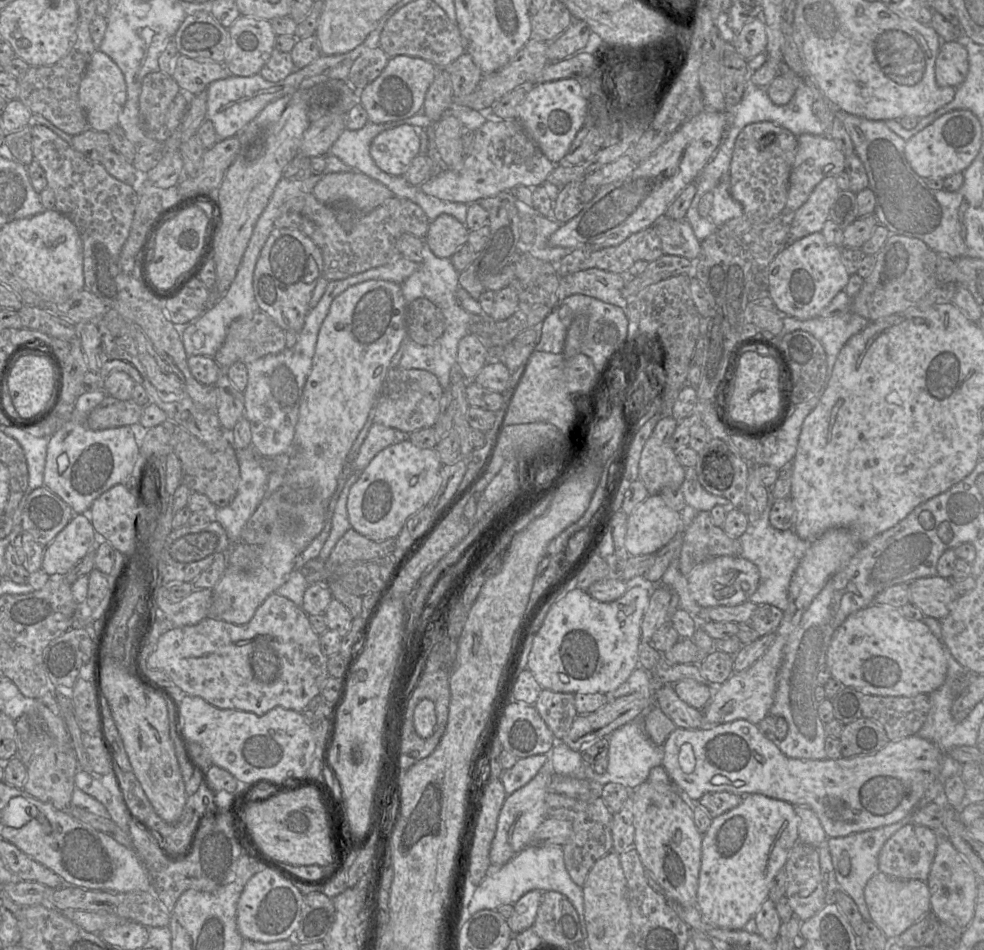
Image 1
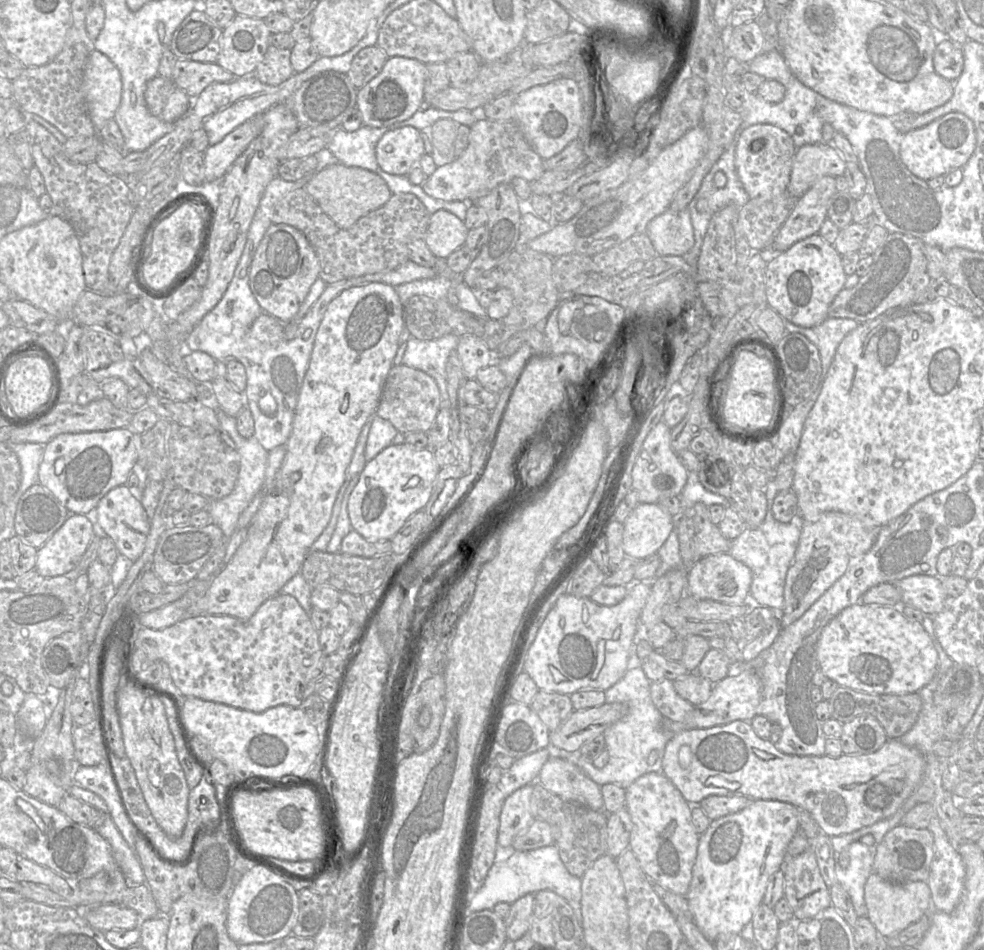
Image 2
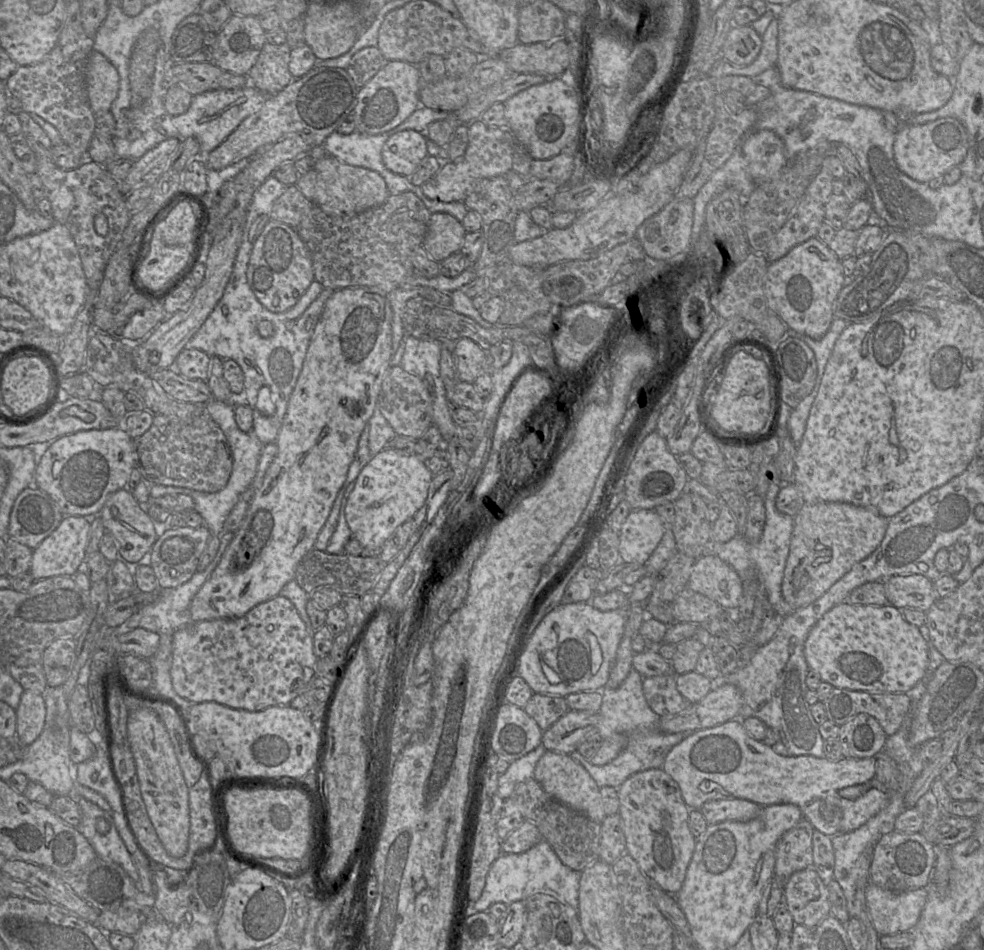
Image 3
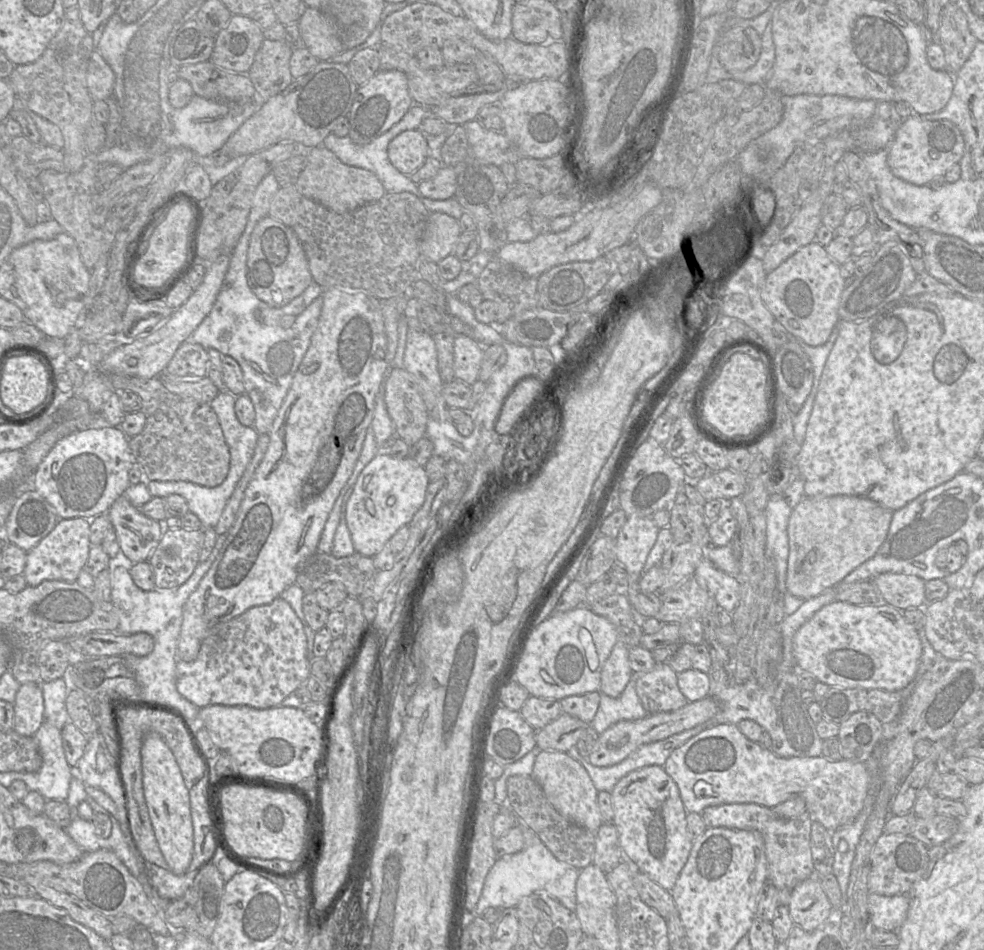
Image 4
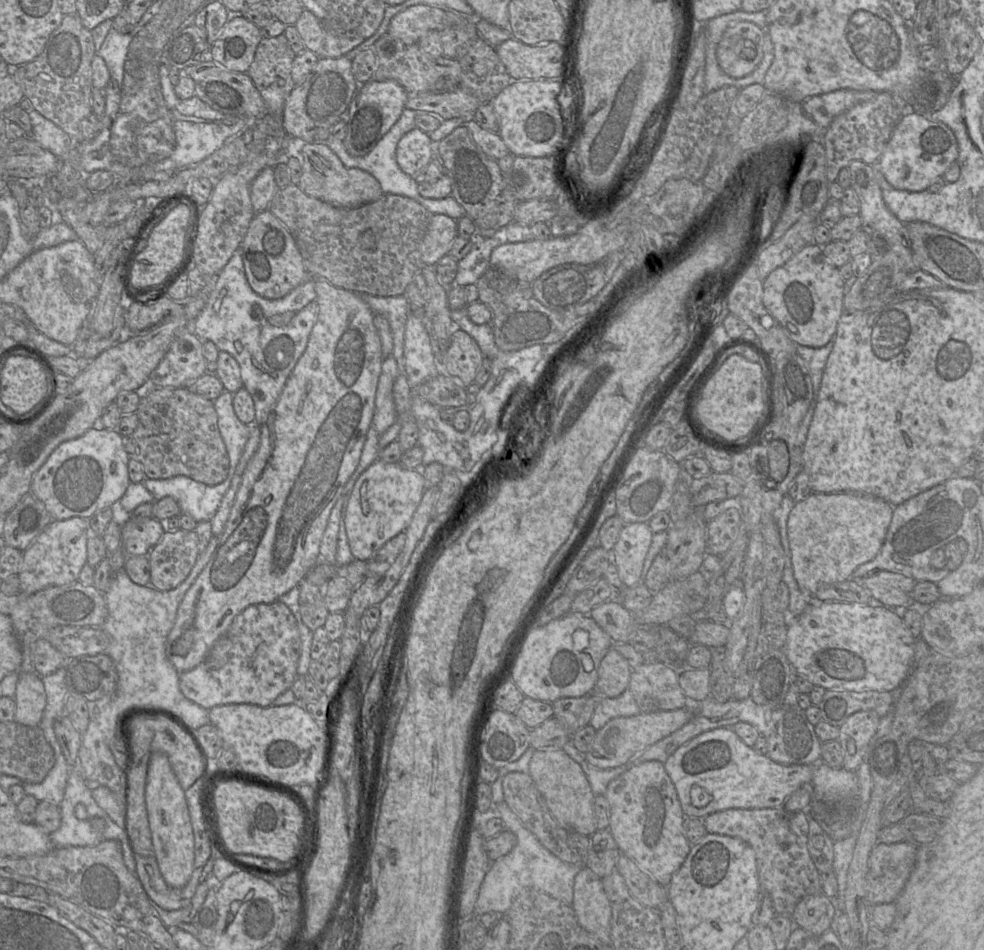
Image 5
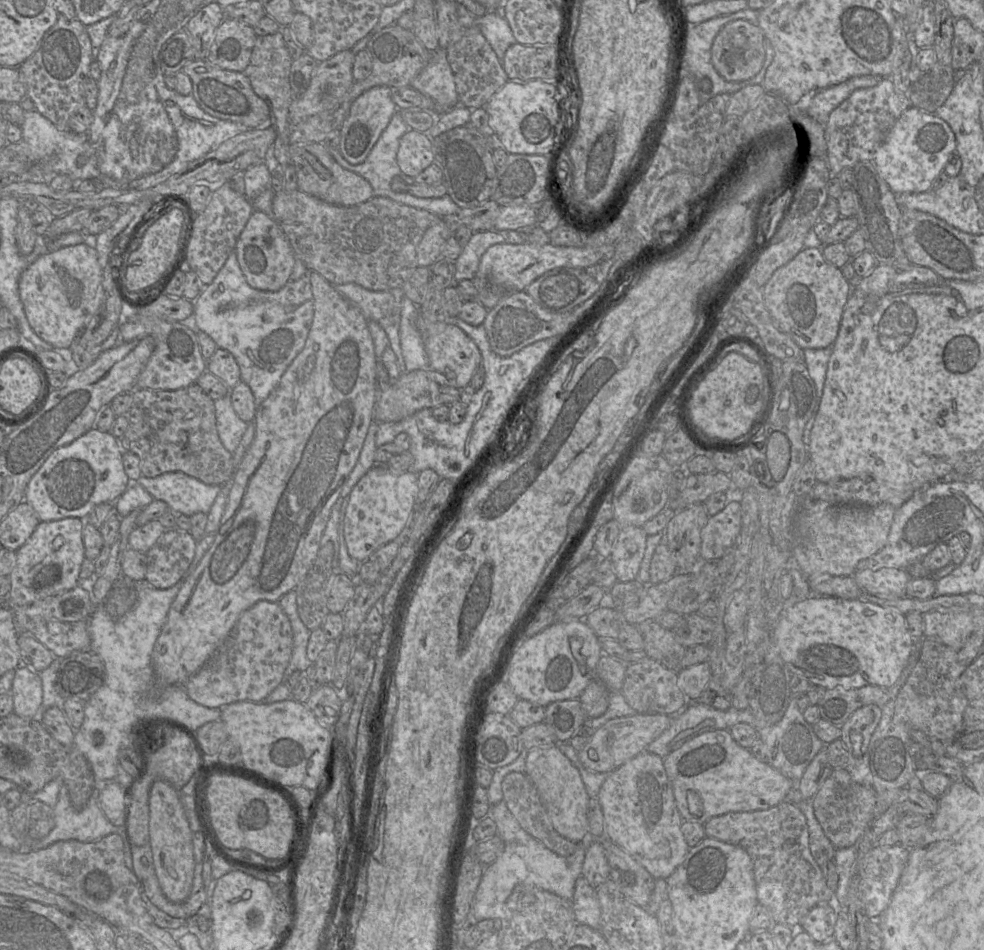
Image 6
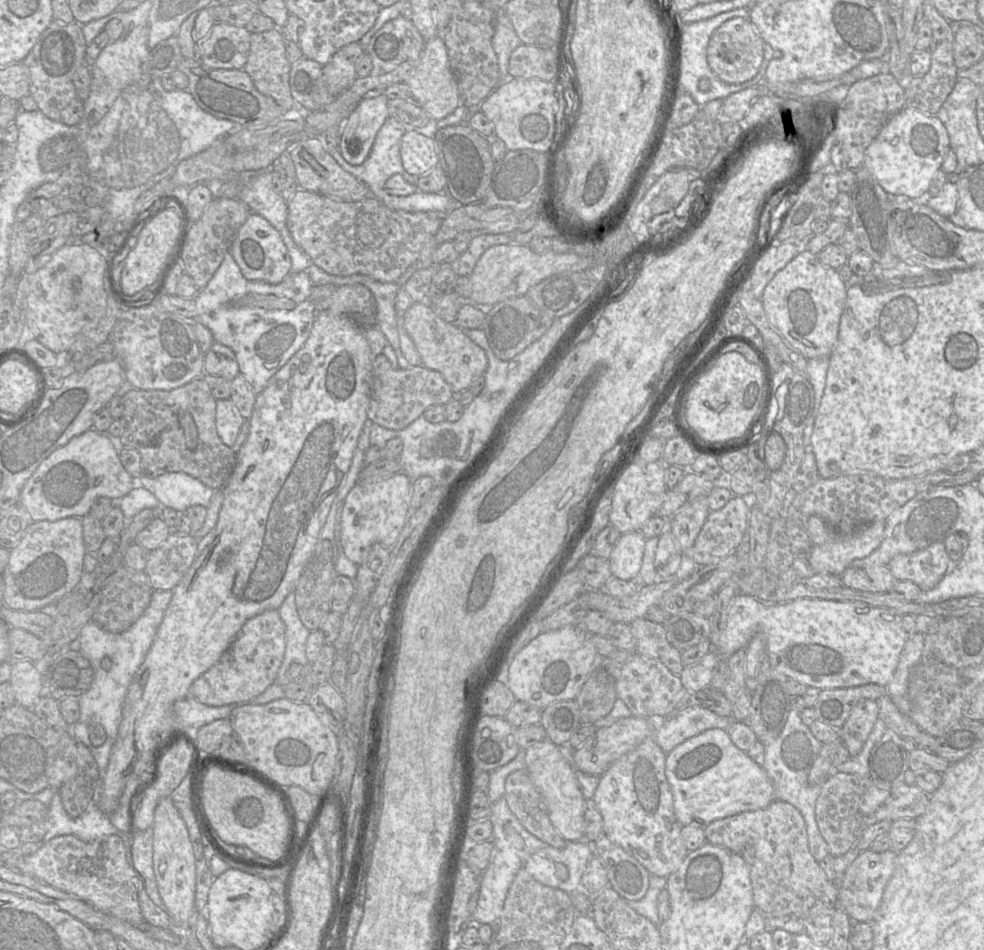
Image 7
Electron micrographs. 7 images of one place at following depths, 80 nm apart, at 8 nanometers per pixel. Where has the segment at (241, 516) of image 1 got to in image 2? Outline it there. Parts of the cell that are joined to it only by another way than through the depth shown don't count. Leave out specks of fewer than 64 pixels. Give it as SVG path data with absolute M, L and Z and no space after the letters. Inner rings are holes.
M220 410L217 411L217 417L221 428L233 440L240 456L239 473L233 491L228 496L220 500L209 501L206 508L209 513L211 523L217 525L223 532L224 538L228 540L237 529L237 521L240 514L248 507L252 499L261 491L264 483L269 452L265 450L253 436L250 438L244 438L239 434L236 427L236 417L228 416Z

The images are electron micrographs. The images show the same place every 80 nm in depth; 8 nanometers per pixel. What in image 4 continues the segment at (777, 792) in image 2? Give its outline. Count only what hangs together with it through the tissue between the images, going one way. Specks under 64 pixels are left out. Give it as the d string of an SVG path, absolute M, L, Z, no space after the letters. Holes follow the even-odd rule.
M719 724L706 728L690 738L683 746L675 749L663 768L677 784L688 813L702 814L703 810L709 806L735 803L752 803L773 809L799 796L805 800L806 811L809 812L812 821L822 824L831 834L858 816L871 782L871 777L863 762L846 759L834 762L823 756L781 758L772 750L763 748L758 742L749 740L734 724Z

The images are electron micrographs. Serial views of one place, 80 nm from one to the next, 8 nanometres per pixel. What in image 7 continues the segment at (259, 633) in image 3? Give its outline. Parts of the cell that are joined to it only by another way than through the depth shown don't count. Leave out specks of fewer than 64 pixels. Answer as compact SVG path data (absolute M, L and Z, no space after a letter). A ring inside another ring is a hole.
M278 609L264 611L242 626L220 659L189 688L189 695L208 706L247 704L275 682L286 649L286 626Z

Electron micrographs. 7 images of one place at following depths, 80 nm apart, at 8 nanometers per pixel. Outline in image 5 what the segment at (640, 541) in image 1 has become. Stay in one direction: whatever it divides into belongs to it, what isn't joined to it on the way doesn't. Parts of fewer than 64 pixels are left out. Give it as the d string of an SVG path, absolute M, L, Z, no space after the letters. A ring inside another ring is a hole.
M646 522L625 524L621 529L612 549L612 562L624 586L632 586L640 581L653 534Z

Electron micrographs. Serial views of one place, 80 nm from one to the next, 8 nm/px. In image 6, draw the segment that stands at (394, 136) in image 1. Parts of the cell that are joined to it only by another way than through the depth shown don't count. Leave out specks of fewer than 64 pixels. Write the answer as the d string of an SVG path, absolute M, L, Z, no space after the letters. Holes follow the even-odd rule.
M408 129L400 139L397 152L397 163L401 171L415 178L434 162L433 139L427 133Z

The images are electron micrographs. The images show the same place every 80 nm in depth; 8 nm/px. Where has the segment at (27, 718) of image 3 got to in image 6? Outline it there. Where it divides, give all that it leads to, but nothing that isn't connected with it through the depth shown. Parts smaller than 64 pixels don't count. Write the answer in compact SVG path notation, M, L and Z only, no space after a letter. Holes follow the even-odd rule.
M21 664L15 669L11 692L15 714L24 718L39 718L39 708L43 702L43 683L38 672Z

